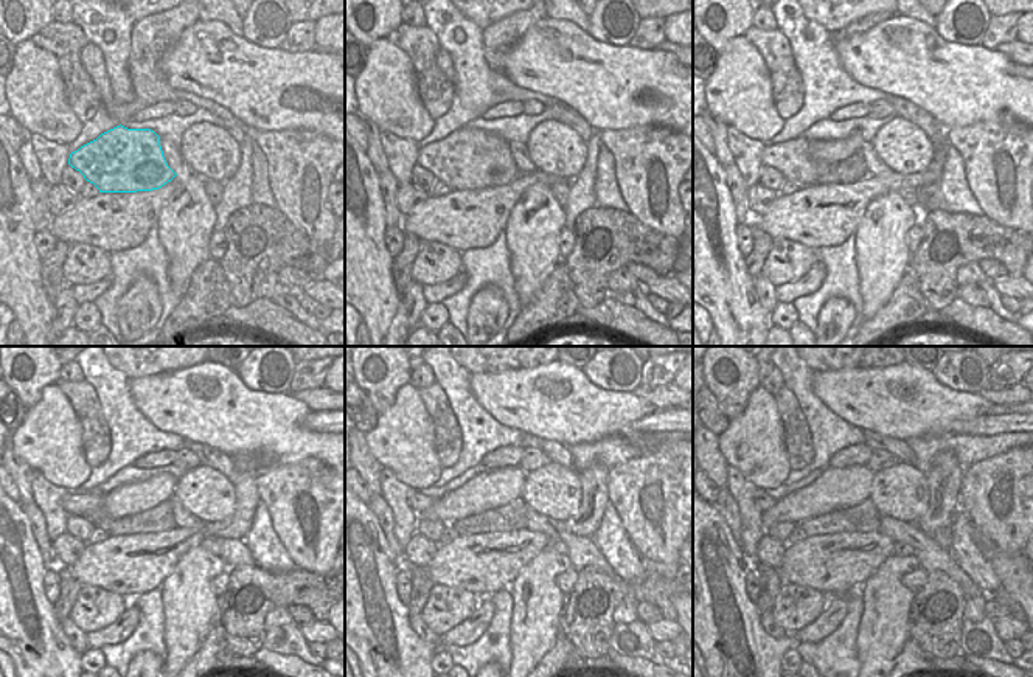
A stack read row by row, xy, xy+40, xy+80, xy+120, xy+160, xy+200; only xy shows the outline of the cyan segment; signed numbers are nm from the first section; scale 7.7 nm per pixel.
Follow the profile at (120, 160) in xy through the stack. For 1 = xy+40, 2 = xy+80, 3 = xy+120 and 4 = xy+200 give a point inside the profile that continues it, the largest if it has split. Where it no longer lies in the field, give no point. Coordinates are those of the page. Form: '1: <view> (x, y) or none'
1: xy+40 (468, 159)
2: xy+80 (791, 159)
3: xy+120 (89, 505)
4: xy+200 (763, 500)

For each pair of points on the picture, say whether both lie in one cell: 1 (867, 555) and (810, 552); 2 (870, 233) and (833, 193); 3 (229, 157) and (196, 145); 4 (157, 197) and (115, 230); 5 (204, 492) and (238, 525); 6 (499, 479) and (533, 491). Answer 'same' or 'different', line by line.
1: same
2: different
3: same
4: same
5: different
6: different

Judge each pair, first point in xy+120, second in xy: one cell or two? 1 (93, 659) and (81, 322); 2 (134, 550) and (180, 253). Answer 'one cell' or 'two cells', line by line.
1: one cell
2: two cells

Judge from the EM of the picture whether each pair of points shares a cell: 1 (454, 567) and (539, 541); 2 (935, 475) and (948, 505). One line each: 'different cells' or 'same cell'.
1: same cell
2: same cell

